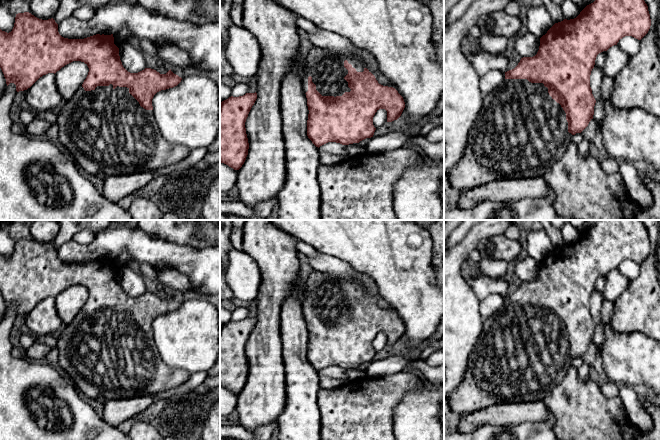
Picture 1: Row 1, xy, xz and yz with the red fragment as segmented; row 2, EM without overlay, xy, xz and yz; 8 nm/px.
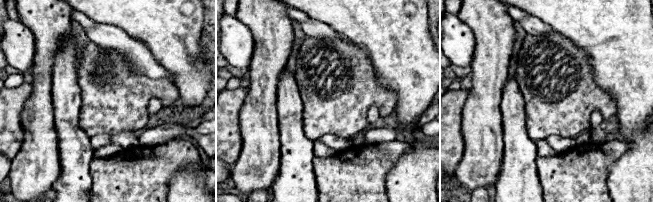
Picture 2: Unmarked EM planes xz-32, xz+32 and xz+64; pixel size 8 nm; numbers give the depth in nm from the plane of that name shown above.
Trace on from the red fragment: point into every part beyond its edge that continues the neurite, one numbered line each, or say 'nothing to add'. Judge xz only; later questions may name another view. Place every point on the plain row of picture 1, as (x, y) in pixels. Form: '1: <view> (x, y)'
1: xz (327, 294)

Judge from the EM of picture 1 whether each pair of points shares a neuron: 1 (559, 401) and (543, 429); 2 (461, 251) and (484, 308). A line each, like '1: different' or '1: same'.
1: different
2: different

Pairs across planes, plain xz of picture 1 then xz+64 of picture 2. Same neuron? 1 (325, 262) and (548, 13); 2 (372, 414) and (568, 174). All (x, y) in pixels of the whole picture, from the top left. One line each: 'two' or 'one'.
1: two
2: one

